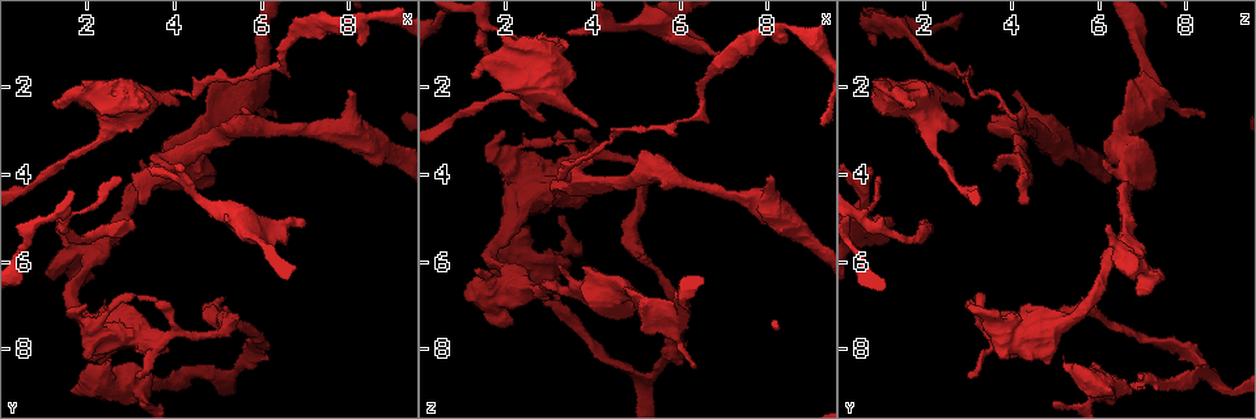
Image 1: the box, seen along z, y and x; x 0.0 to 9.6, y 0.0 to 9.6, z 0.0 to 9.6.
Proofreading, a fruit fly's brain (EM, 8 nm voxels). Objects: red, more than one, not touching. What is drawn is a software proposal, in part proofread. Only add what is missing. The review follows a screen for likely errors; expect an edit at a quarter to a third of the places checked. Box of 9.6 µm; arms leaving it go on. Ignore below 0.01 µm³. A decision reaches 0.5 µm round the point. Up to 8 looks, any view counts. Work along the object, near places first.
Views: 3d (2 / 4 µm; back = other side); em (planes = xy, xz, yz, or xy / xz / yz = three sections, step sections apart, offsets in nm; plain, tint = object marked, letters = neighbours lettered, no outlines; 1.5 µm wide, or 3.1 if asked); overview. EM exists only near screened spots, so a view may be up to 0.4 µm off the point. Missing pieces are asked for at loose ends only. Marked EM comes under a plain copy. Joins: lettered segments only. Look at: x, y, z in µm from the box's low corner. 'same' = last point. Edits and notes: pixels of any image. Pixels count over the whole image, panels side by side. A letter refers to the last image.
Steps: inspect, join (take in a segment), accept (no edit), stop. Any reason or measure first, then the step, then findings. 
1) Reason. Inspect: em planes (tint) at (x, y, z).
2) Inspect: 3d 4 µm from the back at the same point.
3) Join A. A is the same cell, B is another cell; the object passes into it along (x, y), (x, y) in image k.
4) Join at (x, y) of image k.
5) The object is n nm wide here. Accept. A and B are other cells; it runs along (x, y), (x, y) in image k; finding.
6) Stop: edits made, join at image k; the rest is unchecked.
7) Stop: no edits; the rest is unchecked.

Free end. Inspect: 3d 4 µm at (1.20, 2.40, 1.80).

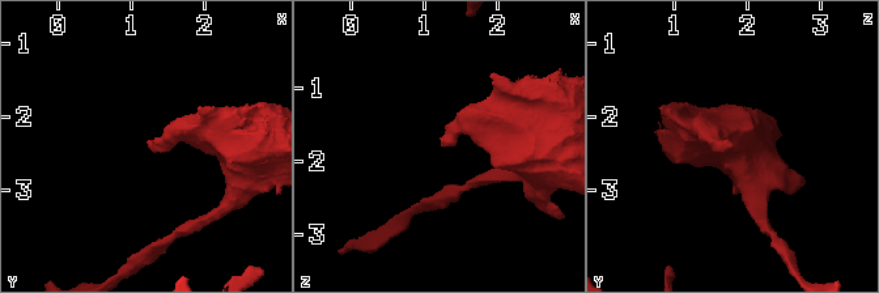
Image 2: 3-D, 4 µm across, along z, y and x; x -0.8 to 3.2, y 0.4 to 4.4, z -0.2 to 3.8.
Inspect: em planes (letters) at (1.25, 2.40, 1.80).

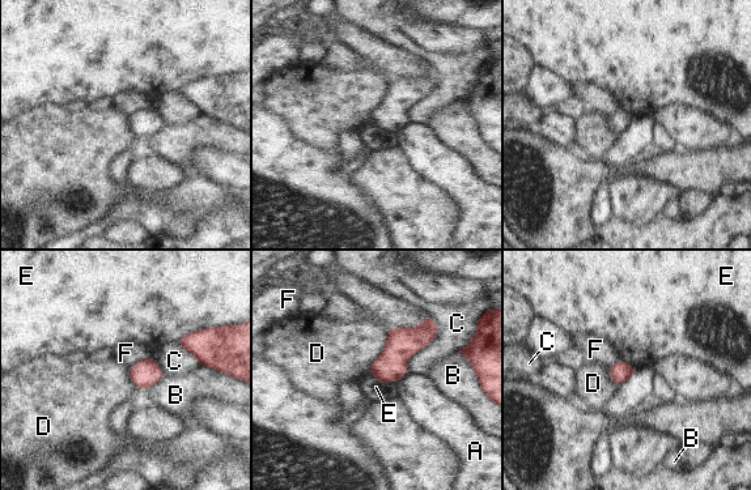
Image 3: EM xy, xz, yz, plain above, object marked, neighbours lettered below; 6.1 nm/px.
Accept. A, B, C, D, E and F are other cells; a border runs along (200, 329), (189, 332), (177, 341) in image 3; no lettered segment goes on from it.

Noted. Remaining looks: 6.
An open end. Inspect: em yz step 4 (letters) at (7.05, 5.20, 1.20).

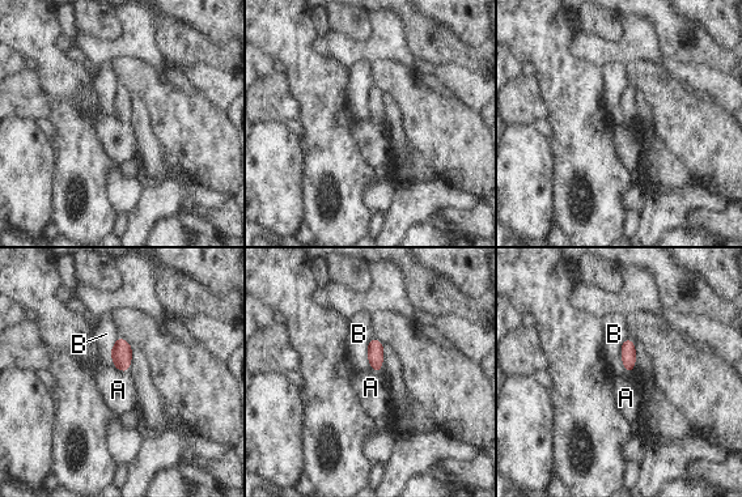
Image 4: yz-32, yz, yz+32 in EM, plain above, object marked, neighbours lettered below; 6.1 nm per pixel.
Accept. A and B are other cells; a border runs along (627, 338), (620, 351), (624, 372) in image 4; none of them fits.

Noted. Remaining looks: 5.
An open end. Inspect: 3d 2 µm at (8.05, 2.05, 4.05).

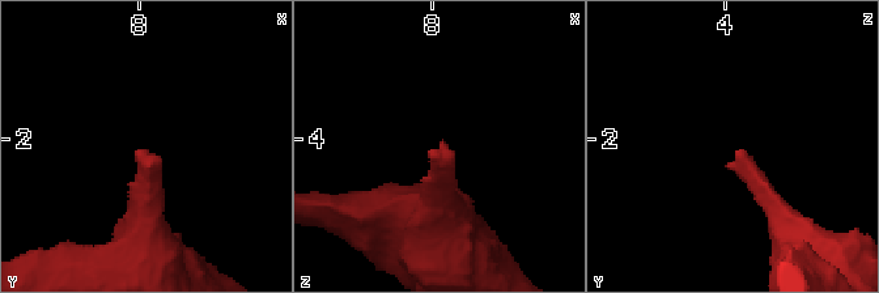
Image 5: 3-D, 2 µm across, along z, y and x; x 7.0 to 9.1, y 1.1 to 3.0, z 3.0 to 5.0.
Inspect: em yz step 8 (letters) at (8.00, 2.08, 4.06).

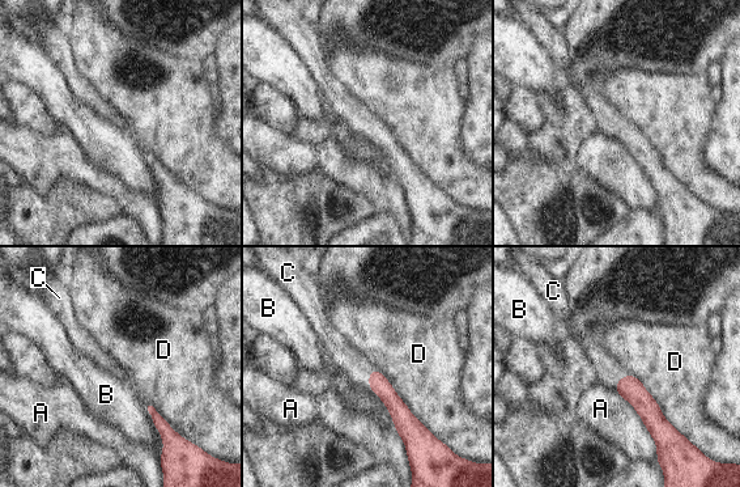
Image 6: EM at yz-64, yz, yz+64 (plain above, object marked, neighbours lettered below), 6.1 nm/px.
Cut it another way. Inspect: em planes (letters) at the same point.

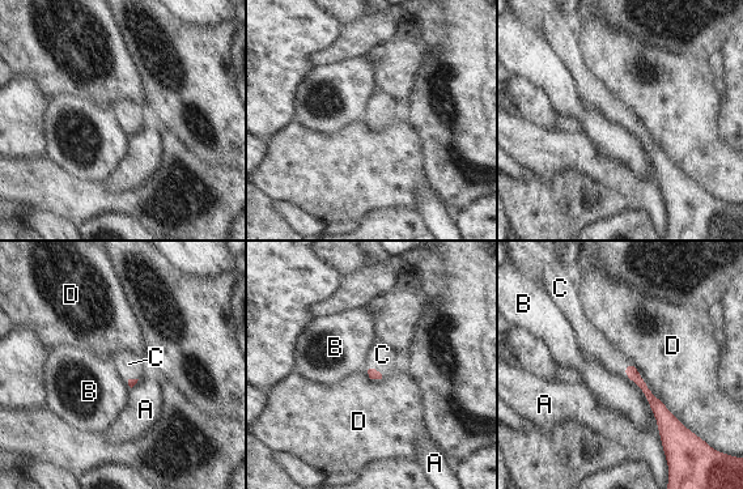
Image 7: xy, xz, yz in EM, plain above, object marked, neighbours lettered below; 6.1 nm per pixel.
The longest contact is with D, 550 nm. Join C. C is the same cell, A, B and D are other cells; the object passes into it along (373, 374), (376, 370), (382, 354) in image 7; it goes on there.

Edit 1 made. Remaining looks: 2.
Stop: edits made, join at image 7; the rest is unchecked.

